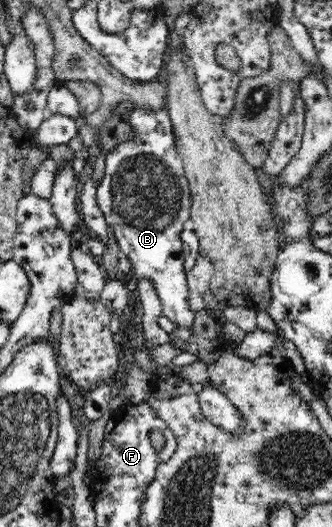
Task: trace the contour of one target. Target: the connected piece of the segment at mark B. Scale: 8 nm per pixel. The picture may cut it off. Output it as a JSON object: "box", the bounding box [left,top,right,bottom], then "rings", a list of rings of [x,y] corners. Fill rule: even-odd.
{"box":[97,108,195,347],"rings":[[[137,108],[129,115],[129,126],[135,130],[135,137],[118,143],[113,151],[106,154],[106,172],[97,185],[97,205],[105,216],[106,223],[113,229],[120,253],[128,256],[132,265],[134,279],[150,279],[162,303],[162,315],[173,322],[170,343],[183,347],[193,335],[195,312],[188,302],[188,281],[184,265],[181,232],[183,223],[189,219],[190,188],[184,174],[181,154],[176,148],[176,135],[168,109],[150,111]]]}

